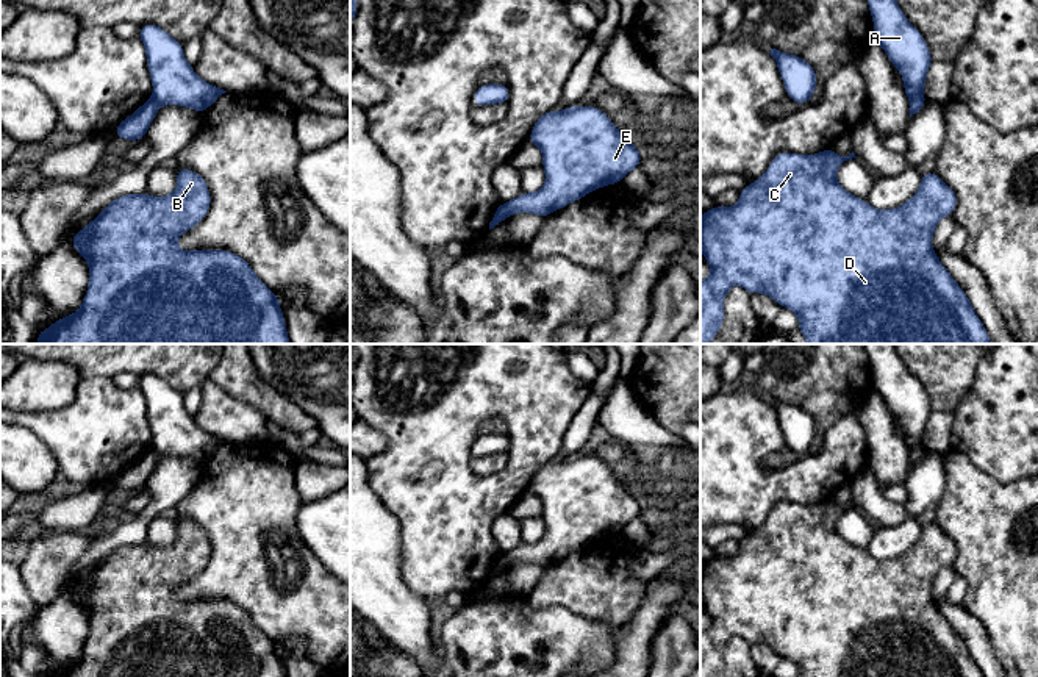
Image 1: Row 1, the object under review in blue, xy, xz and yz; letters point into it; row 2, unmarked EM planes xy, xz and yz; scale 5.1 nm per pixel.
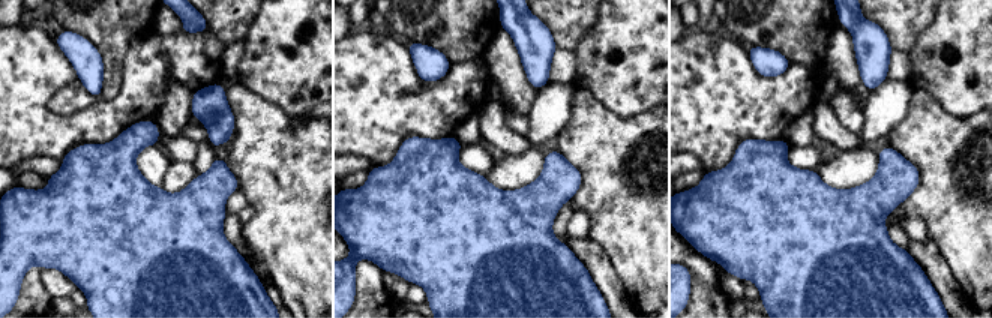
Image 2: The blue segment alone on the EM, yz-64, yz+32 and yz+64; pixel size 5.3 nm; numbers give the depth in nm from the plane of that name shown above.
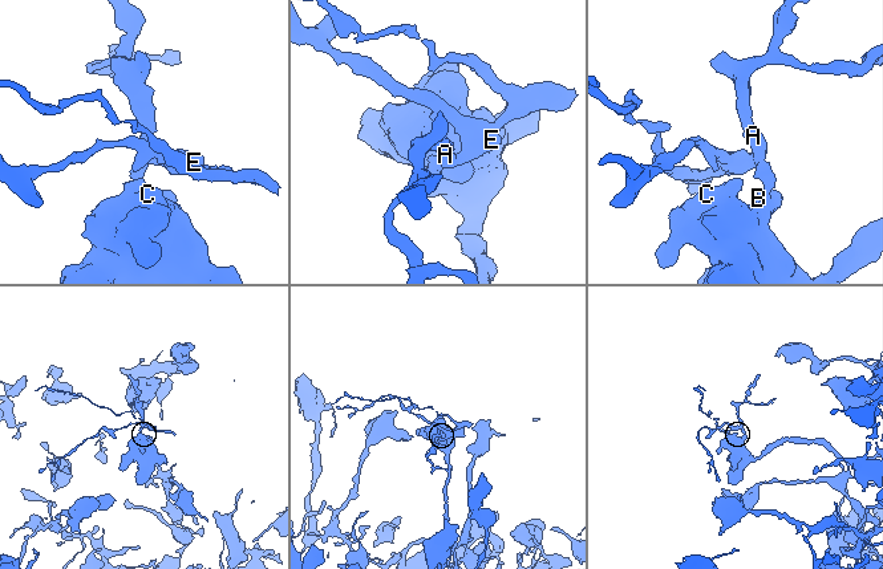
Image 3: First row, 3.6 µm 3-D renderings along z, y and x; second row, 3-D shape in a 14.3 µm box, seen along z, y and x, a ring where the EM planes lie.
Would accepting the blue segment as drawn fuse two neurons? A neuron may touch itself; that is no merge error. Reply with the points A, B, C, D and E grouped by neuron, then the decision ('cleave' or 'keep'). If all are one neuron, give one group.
A E / B C D; cleave

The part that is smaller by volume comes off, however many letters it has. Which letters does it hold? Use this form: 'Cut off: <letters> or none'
Cut off: A, E

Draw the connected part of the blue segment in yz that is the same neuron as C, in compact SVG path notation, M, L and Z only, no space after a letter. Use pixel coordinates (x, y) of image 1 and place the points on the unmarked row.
M829 497L816 505L780 502L757 532L749 533L738 543L739 550L736 555L728 558L713 557L700 566L700 602L711 619L711 625L700 632L700 677L722 677L724 649L727 641L735 635L743 636L749 644L768 644L775 654L791 660L797 666L799 677L985 677L974 661L966 643L952 629L932 599L932 589L938 572L954 564L957 558L955 541L941 530L938 522L922 524L919 539L913 547L902 557L880 561L866 550L847 543L838 533L838 518L852 508L857 508L854 502L849 507L839 507Z

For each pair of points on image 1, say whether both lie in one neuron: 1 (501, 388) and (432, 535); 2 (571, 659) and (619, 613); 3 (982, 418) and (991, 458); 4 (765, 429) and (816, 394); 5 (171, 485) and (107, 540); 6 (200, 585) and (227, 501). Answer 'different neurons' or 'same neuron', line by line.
1: same neuron
2: different neurons
3: same neuron
4: different neurons
5: same neuron
6: same neuron

